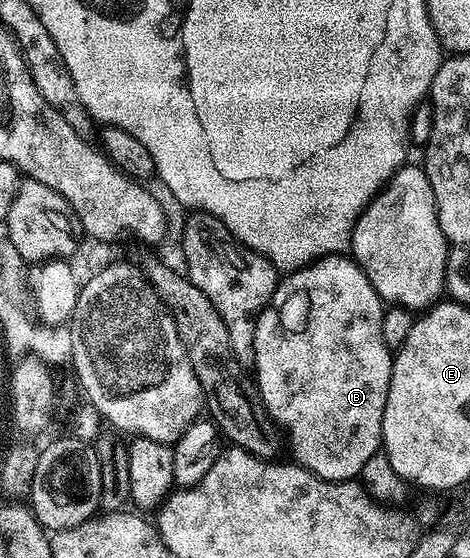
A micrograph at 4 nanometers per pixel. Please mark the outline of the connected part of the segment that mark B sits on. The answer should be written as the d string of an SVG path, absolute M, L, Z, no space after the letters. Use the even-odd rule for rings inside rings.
M349 255L323 256L315 260L307 268L299 268L298 271L283 275L278 281L278 288L256 322L256 338L254 339L253 375L256 377L258 393L262 395L262 401L270 416L276 421L279 428L288 437L288 442L294 446L293 456L297 463L307 468L309 472L319 476L321 480L354 480L361 477L364 470L364 462L372 458L382 448L382 423L384 422L384 406L388 402L388 386L392 378L392 366L394 357L392 349L384 342L382 333L382 313L384 302L376 294L372 282L363 274L359 264L355 264Z

